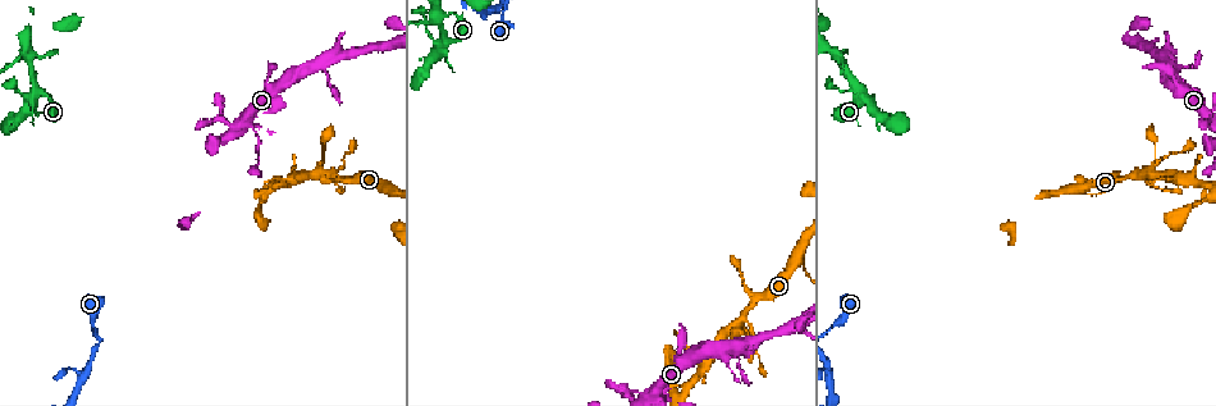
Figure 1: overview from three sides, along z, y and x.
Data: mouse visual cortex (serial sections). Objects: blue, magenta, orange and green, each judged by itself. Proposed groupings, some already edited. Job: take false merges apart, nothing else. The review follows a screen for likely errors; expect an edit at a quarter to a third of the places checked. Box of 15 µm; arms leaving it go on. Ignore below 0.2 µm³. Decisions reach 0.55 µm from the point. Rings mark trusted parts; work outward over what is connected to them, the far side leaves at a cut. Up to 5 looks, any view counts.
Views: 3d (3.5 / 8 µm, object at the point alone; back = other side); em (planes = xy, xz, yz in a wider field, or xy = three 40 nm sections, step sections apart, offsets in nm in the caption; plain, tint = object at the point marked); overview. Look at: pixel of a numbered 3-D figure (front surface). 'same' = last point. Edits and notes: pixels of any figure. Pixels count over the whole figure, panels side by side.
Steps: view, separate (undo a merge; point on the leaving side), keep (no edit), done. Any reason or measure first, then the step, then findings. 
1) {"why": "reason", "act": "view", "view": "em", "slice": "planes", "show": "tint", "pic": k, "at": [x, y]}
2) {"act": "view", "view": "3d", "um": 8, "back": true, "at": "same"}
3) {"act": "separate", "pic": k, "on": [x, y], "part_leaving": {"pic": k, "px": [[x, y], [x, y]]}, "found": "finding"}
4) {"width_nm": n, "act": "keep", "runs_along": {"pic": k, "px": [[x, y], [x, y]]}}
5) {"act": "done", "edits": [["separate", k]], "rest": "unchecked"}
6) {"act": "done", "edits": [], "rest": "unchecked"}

{"why": "arms part here", "act": "view", "view": "3d", "um": 3.5, "pic": 1, "at": [797, 260]}

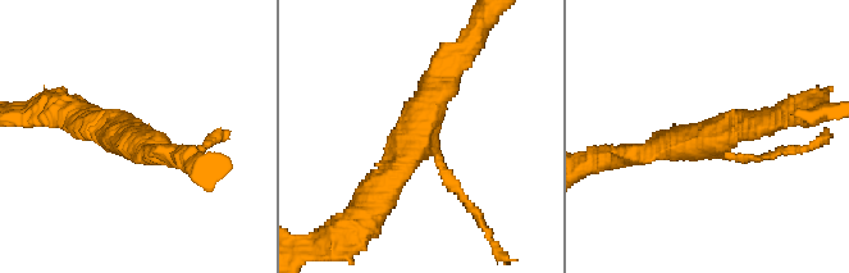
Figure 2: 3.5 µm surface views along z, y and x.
{"arms": 3, "arm_widths_nm": [150, 300, 300], "why": "now the EM", "act": "view", "view": "em", "slice": "xy", "step": 5, "show": "tint", "pic": 2, "at": [130, 144]}

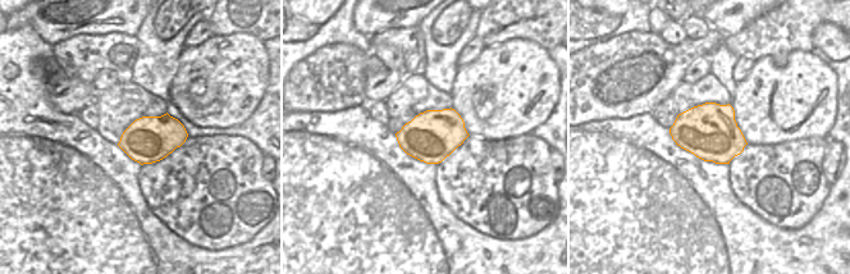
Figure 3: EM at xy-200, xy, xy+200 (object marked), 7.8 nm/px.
{"act": "keep", "found": "continuous, no second cell"}

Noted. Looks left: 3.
{"why": "thick turns thin", "act": "view", "view": "3d", "um": 8, "back": true, "pic": 1, "at": [1145, 44]}

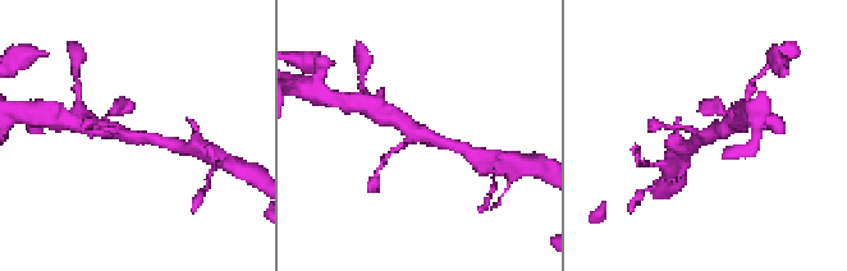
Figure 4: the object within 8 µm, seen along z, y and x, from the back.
{"arms": 3, "arm_widths_nm": [150, 300, 350], "act": "view", "view": "em", "slice": "xy", "step": 5, "show": "tint", "pic": 4, "at": [127, 134]}

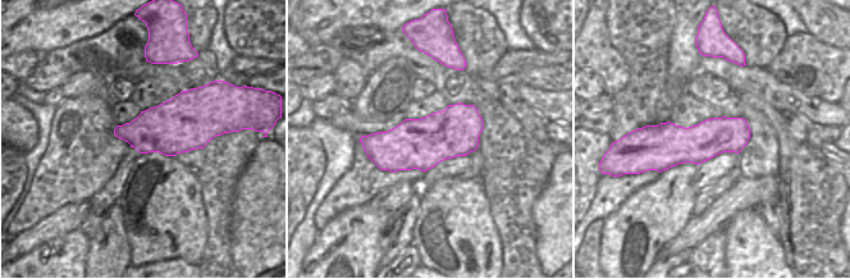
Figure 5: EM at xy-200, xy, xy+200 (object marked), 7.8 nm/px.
{"act": "keep", "runs_along": {"pic": 4, "px": [[448, 145], [408, 129], [393, 110]]}, "found": "one cell here"}

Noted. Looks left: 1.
{"act": "done", "edits": [], "rest": "unchecked"}

